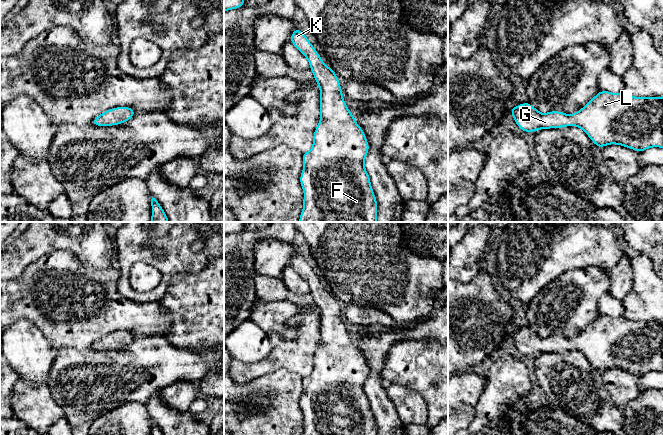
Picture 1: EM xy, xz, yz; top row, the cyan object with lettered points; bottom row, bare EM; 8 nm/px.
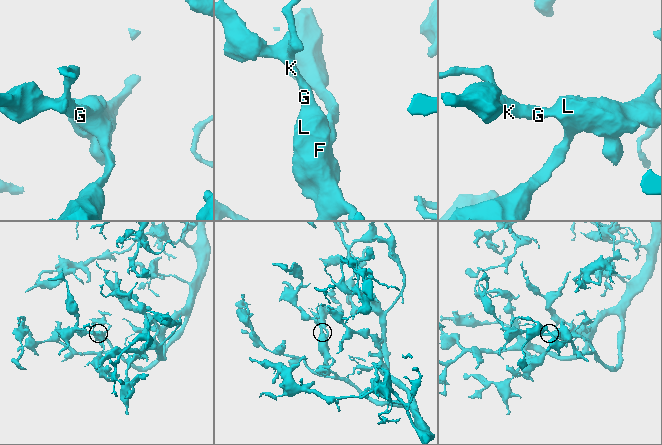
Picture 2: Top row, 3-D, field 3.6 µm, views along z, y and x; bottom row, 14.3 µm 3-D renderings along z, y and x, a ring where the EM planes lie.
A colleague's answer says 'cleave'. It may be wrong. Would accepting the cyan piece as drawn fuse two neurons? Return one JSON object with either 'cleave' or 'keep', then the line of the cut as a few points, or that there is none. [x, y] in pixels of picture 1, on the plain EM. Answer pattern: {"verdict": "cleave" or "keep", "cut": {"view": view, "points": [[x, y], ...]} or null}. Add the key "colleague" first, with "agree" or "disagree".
{"colleague": "disagree", "verdict": "keep", "cut": null}

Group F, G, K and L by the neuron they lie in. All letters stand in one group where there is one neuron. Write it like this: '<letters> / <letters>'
F G K L

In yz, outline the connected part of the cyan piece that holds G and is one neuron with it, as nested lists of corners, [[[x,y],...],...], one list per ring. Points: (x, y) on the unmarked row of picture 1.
[[[601,314],[573,339],[559,335],[542,338],[529,326],[517,329],[509,336],[524,356],[578,350],[601,373],[608,368],[622,369],[640,377],[650,371],[663,372],[663,321],[633,321],[624,316],[614,318]]]

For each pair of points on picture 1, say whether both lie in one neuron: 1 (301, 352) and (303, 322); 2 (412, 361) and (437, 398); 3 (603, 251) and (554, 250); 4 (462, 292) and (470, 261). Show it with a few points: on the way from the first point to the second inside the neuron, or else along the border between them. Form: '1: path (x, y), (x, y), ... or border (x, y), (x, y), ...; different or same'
1: path (303, 345), (303, 329); same
2: path (421, 370), (428, 377), (428, 384), (433, 389); same
3: path (591, 250), (566, 250); same
4: border (479, 272), (467, 282), (458, 282); different

